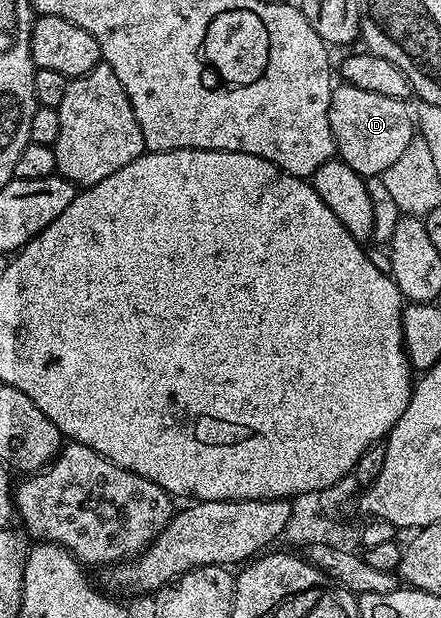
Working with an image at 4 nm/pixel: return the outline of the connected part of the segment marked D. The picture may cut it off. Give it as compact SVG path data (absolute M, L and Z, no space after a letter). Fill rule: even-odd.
M338 84L331 95L331 107L329 108L336 156L363 178L382 176L391 167L391 163L402 155L415 136L415 117L405 104L404 100L396 97L375 95L375 91L363 91L363 87Z

